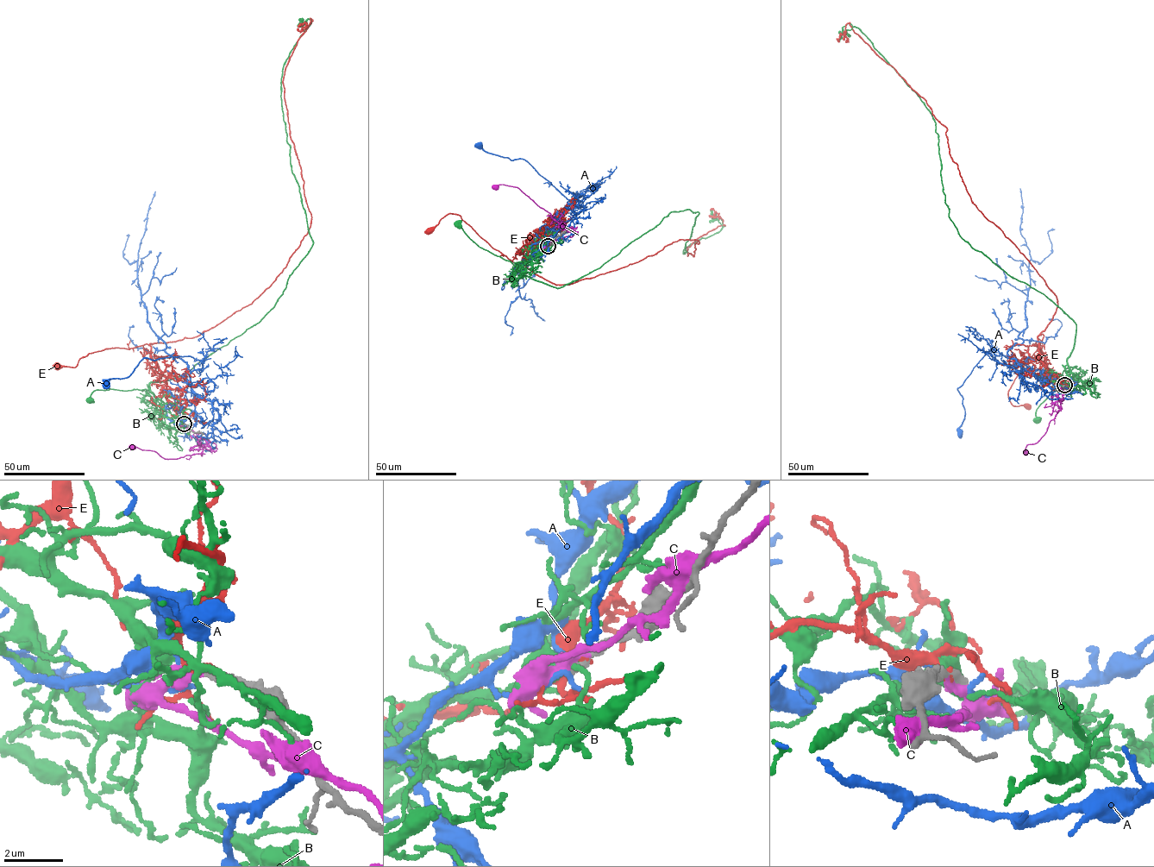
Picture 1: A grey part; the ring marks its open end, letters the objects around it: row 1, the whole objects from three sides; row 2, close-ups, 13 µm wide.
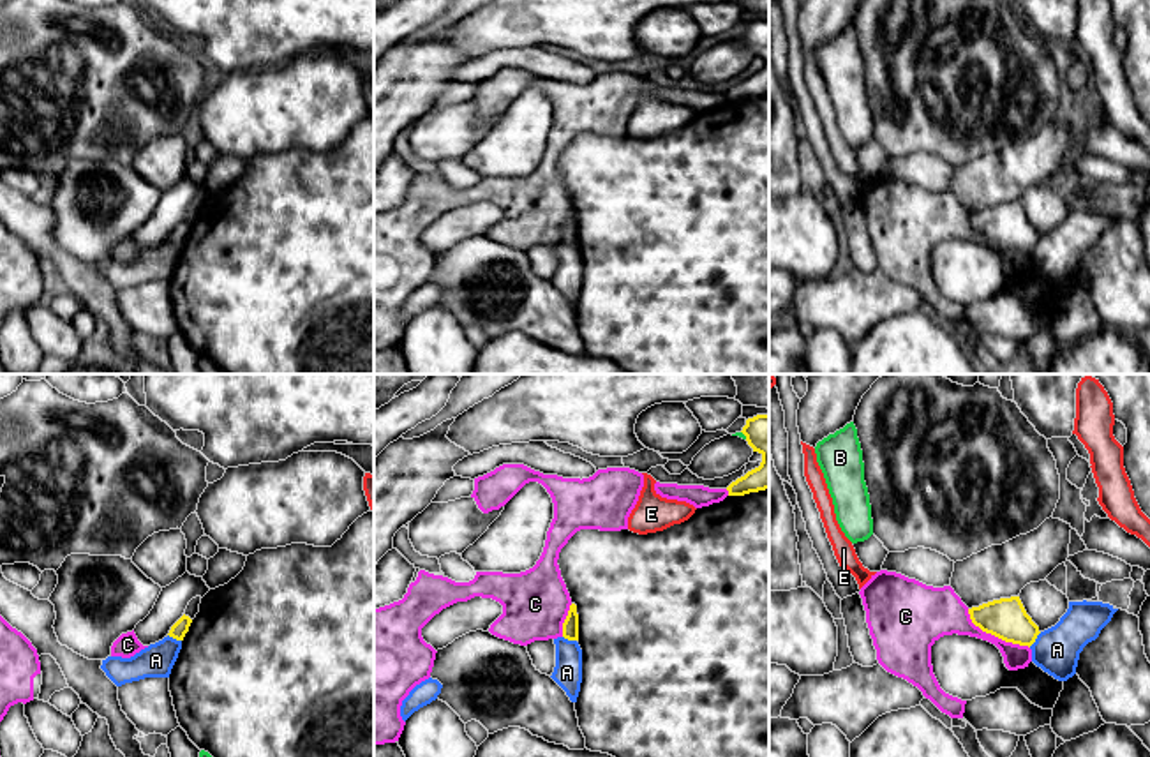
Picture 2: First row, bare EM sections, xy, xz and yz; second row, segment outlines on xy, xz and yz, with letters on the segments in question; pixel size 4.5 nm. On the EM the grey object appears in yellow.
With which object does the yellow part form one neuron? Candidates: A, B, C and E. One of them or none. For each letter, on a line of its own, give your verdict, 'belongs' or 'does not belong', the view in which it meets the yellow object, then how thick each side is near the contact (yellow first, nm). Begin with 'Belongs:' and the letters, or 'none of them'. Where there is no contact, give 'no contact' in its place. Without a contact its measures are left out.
Belongs: B
A: does not belong; contact in yz; calibres 190 and 220 nm
B: belongs; contact in xz; calibres 190 and 20 nm
C: does not belong; contact in yz; calibres 190 and 190 nm
E: does not belong; no contact

